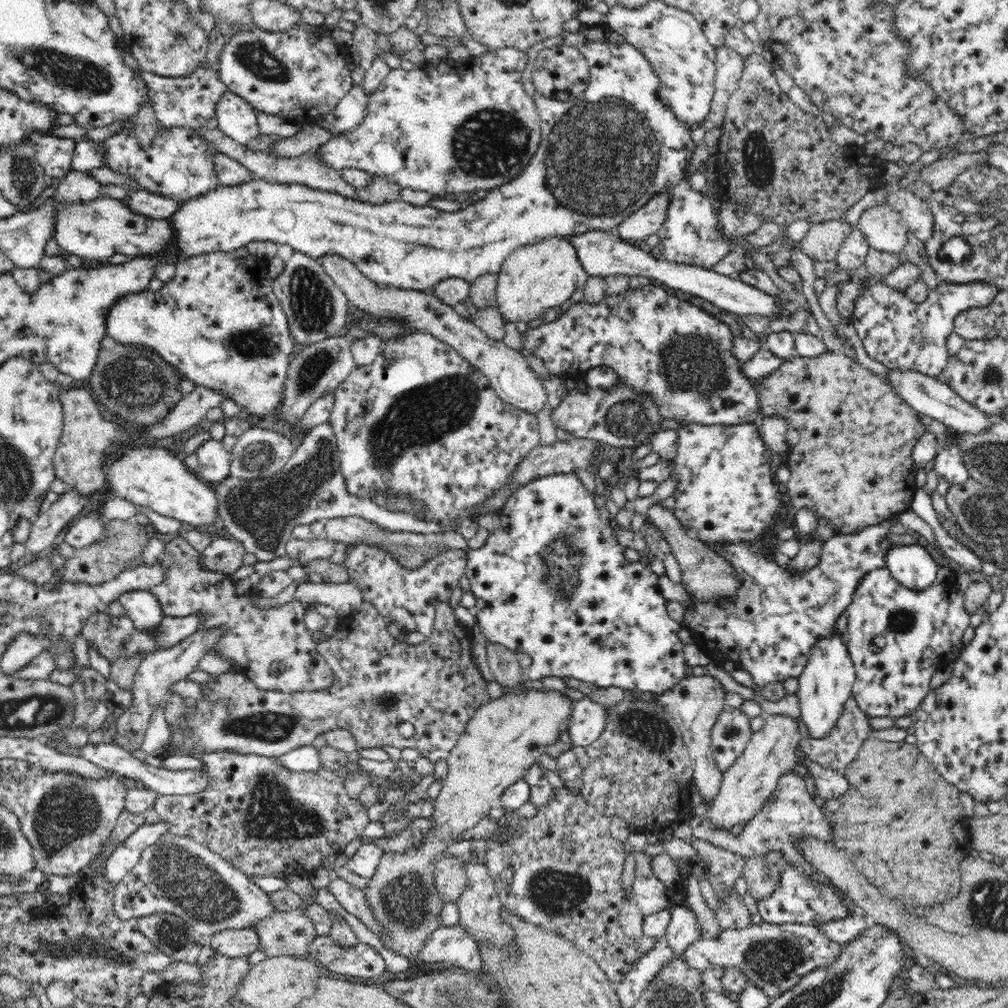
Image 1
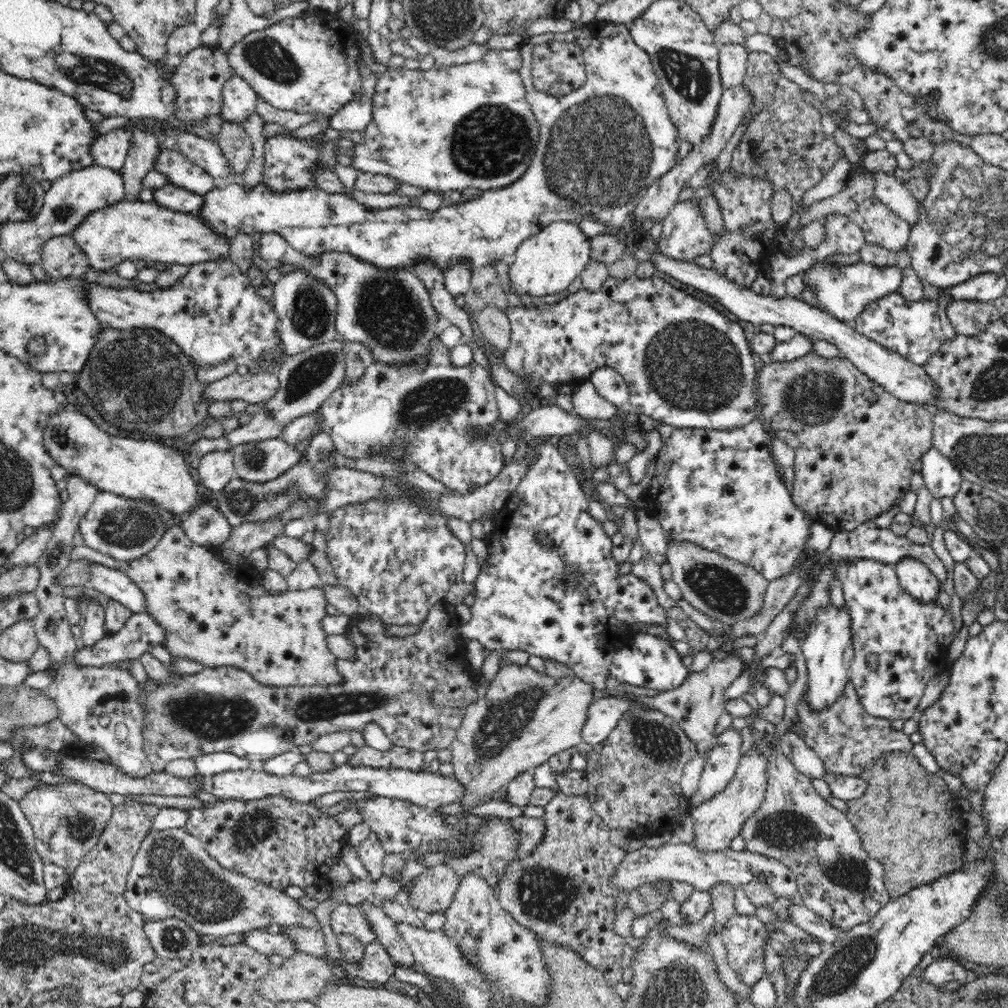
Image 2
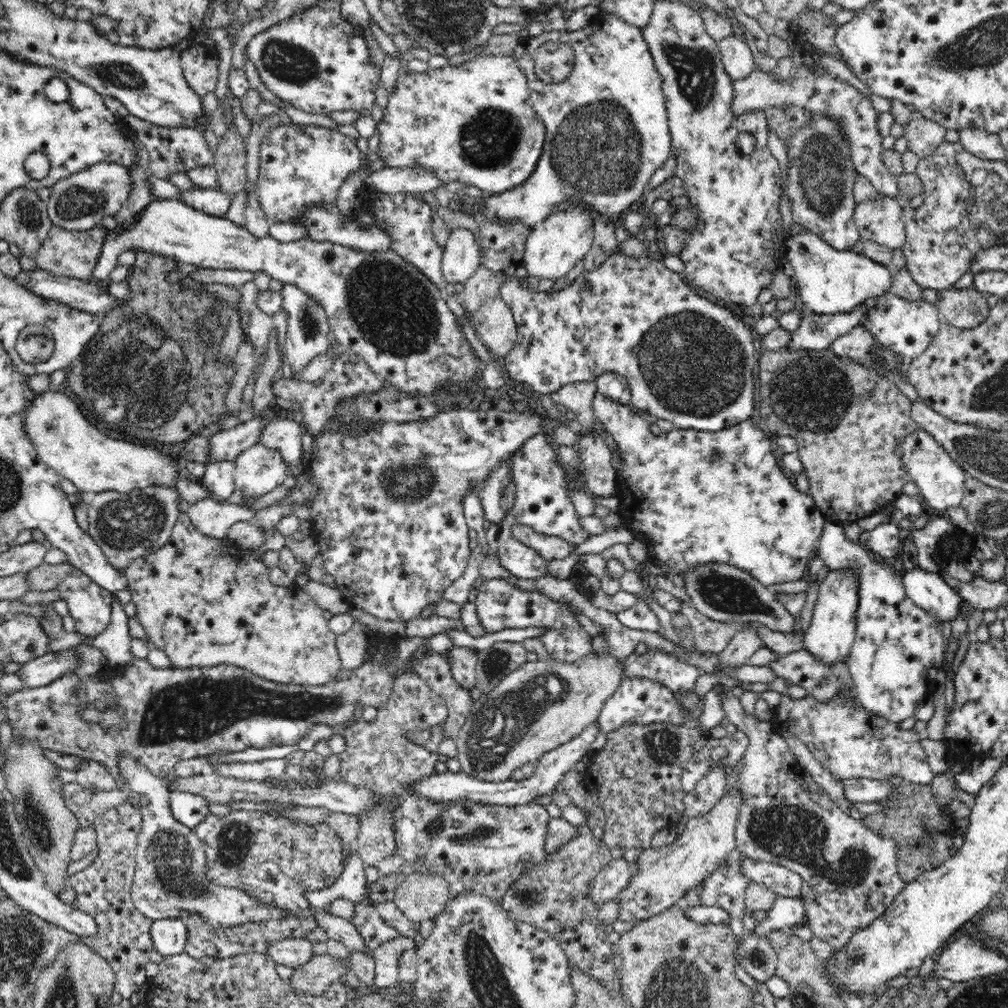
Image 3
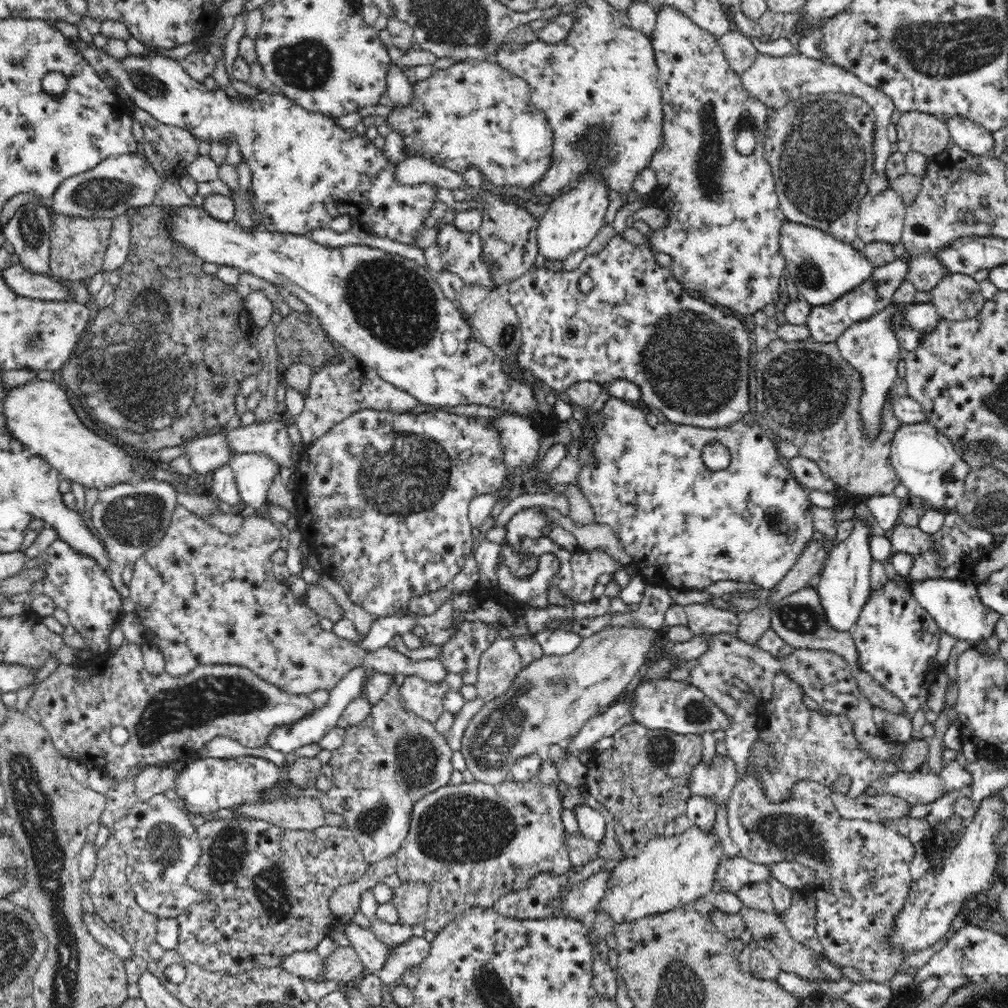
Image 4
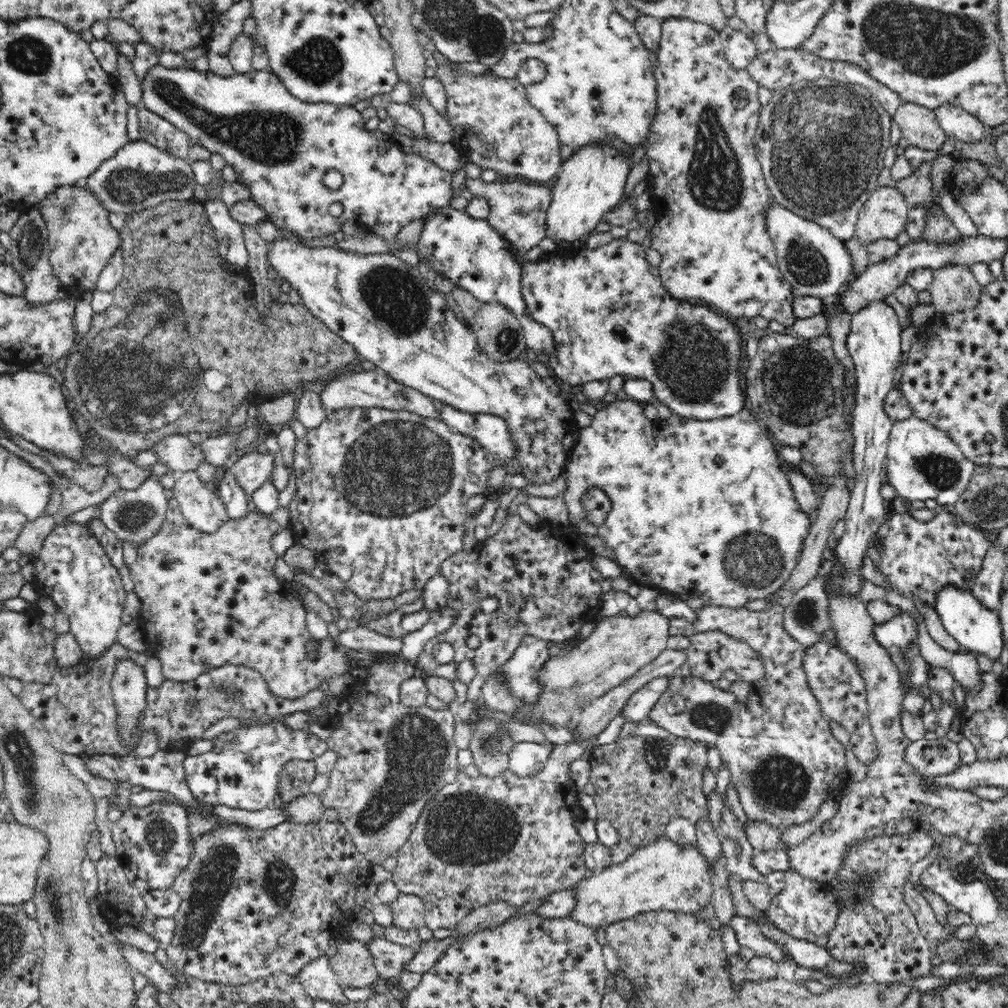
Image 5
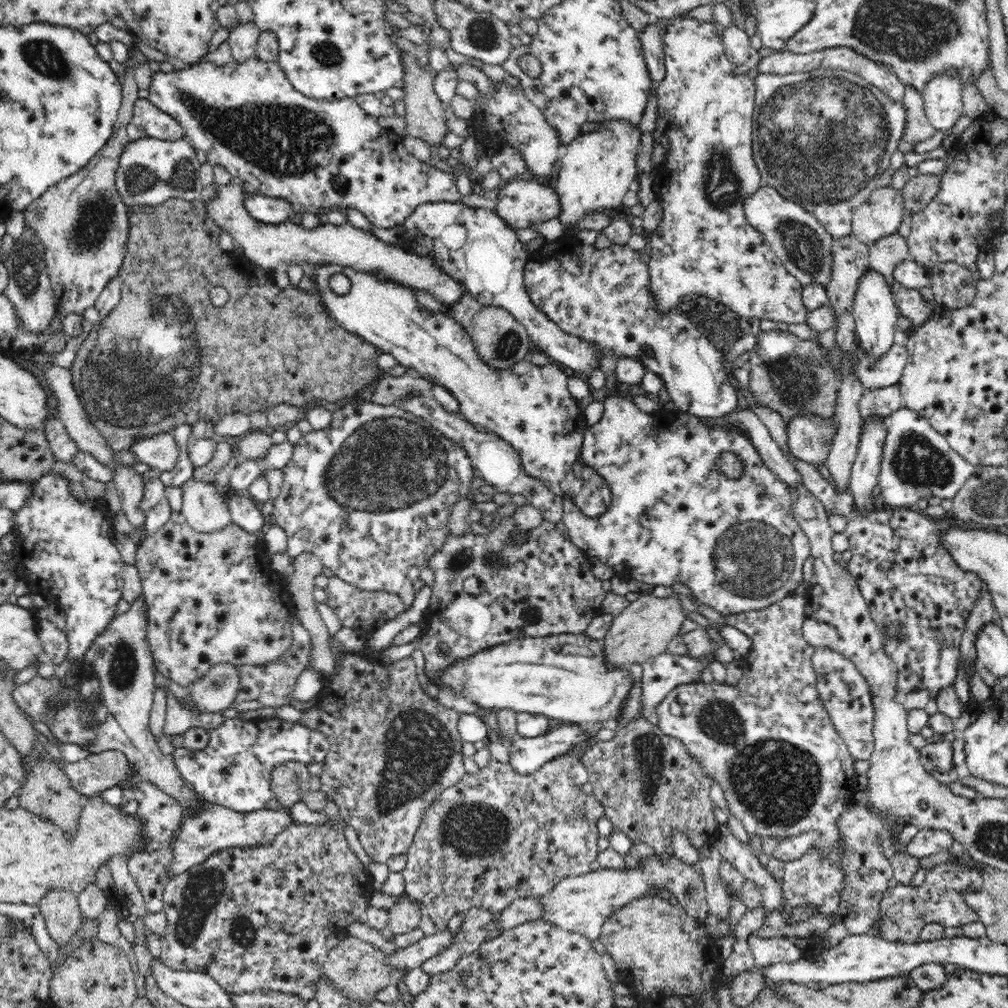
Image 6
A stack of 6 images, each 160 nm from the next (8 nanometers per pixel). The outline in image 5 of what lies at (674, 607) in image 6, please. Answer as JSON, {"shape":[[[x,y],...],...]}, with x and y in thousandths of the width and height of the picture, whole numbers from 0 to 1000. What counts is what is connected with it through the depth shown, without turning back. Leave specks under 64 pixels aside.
{"shape":[[[647,605],[633,607],[630,611],[600,612],[580,635],[572,637],[562,649],[543,654],[531,672],[537,681],[534,693],[530,697],[513,694],[512,704],[501,708],[501,712],[506,711],[505,716],[534,722],[568,722],[568,714],[581,700],[628,673],[633,665],[646,659],[657,645],[662,644],[663,615]]]}

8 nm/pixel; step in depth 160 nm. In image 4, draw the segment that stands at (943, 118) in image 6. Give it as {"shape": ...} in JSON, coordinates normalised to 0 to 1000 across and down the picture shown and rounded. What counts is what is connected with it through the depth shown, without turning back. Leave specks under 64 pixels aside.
{"shape":[[[952,115],[941,117],[938,122],[941,135],[954,149],[972,155],[984,151],[987,142],[985,132],[973,123]]]}

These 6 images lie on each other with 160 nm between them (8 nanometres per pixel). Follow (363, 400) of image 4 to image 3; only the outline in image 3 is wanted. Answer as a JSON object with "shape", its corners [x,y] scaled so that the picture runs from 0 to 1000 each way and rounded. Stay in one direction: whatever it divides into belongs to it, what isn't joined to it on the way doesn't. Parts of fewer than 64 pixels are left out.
{"shape":[[[342,346],[331,357],[329,365],[324,369],[324,372],[321,373],[317,381],[296,379],[283,374],[268,379],[273,399],[298,404],[298,408],[302,412],[301,418],[304,428],[311,433],[319,429],[319,425],[325,421],[325,417],[329,415],[329,409],[333,407],[333,403],[339,397],[345,397],[349,393],[357,393],[359,389],[373,389],[379,383],[382,383],[382,379],[373,373],[372,369],[366,364],[366,361],[356,351],[346,346]]]}

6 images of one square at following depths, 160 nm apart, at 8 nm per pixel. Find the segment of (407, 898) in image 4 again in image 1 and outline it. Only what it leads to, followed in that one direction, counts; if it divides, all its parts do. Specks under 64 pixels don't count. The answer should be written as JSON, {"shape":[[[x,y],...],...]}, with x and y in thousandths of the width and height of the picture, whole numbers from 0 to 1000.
{"shape":[[[453,849],[435,852],[430,863],[433,883],[440,895],[451,895],[462,880],[462,857]]]}

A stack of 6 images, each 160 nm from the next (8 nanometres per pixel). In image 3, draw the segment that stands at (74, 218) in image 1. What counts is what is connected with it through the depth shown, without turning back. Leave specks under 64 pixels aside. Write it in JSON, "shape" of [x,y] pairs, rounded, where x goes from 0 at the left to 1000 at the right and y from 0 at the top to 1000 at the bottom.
{"shape":[[[157,197],[148,201],[125,225],[119,225],[113,215],[105,217],[101,223],[105,224],[106,236],[91,274],[98,281],[107,281],[108,272],[117,264],[117,255],[128,248],[145,250],[200,267],[244,268],[252,272],[260,269],[281,282],[293,282],[313,296],[325,313],[327,329],[331,335],[342,346],[356,351],[375,375],[390,381],[399,389],[427,391],[431,387],[435,389],[438,379],[454,383],[454,379],[478,373],[472,352],[464,345],[464,341],[458,341],[459,330],[452,313],[446,309],[440,297],[440,291],[417,268],[390,249],[357,250],[338,242],[313,240],[304,235],[287,241],[275,240],[268,234],[253,236],[244,226],[236,225],[223,215],[203,212],[173,197]]]}

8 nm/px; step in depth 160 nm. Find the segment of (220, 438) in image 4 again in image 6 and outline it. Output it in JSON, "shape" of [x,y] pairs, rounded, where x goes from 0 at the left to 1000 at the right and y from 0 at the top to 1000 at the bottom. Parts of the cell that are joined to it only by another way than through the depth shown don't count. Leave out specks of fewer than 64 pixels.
{"shape":[[[169,430],[143,434],[131,439],[130,447],[139,459],[157,468],[171,467],[177,458],[178,444]]]}

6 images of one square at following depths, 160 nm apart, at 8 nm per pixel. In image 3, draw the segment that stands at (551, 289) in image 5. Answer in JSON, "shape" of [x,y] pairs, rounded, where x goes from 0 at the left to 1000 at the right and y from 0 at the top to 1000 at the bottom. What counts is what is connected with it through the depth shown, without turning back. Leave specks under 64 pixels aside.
{"shape":[[[611,250],[605,254],[595,266],[589,270],[577,271],[565,284],[562,284],[558,289],[545,292],[543,289],[526,290],[518,283],[518,278],[501,278],[496,285],[497,297],[506,305],[513,324],[513,339],[510,345],[500,354],[501,365],[510,377],[521,380],[525,388],[534,391],[547,391],[556,387],[561,381],[566,379],[587,379],[591,373],[597,369],[608,369],[619,375],[626,385],[626,400],[633,407],[642,409],[655,417],[667,419],[671,426],[690,426],[702,429],[712,429],[723,423],[728,423],[739,417],[749,414],[749,364],[753,361],[748,345],[748,337],[744,325],[738,318],[726,312],[724,307],[706,301],[700,295],[690,293],[686,287],[678,273],[666,270],[658,260],[649,256],[643,258],[639,253],[637,256],[619,256]]]}

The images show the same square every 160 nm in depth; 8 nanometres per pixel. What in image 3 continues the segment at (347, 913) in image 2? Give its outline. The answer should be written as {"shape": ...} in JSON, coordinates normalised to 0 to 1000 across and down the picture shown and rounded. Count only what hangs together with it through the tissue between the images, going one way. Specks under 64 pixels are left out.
{"shape":[[[352,897],[349,911],[345,914],[353,920],[361,932],[363,941],[370,944],[380,935],[395,930],[395,924],[385,919],[370,898]]]}

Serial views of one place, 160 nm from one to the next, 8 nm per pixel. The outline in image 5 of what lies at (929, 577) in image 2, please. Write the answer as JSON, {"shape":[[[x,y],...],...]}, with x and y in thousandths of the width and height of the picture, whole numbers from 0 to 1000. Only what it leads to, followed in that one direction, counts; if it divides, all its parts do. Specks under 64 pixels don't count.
{"shape":[[[935,581],[929,587],[927,605],[933,612],[933,617],[938,627],[946,632],[956,643],[962,647],[975,649],[986,657],[992,651],[996,639],[995,623],[991,608],[976,601],[962,583],[948,583],[947,581]]]}

